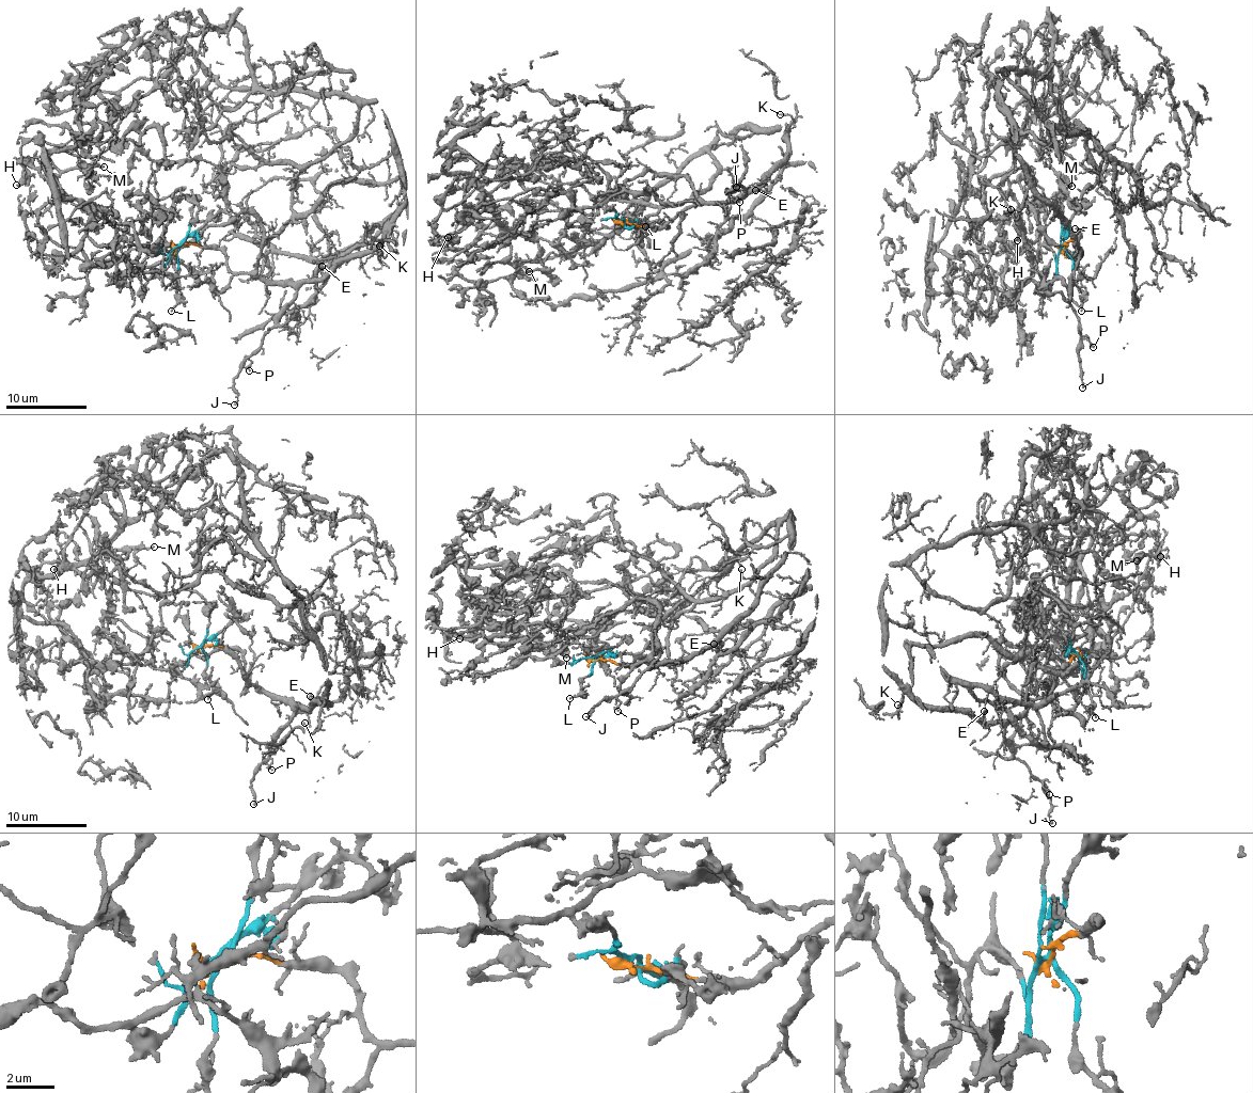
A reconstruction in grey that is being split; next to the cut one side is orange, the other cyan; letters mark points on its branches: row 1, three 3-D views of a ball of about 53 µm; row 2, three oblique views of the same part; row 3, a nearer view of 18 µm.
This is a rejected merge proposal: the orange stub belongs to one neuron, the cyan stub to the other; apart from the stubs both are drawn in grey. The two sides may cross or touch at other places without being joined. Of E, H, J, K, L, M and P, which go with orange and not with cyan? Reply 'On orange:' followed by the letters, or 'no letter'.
On orange: E, J, K, P

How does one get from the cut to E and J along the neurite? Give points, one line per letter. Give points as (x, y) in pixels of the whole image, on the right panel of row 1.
E: (1063, 250), (1080, 235), (1077, 254), (1071, 257), (1083, 250), (1075, 227)
J: (1063, 250), (1080, 235), (1074, 257), (1082, 252), (1068, 292), (1078, 323), (1082, 386)

